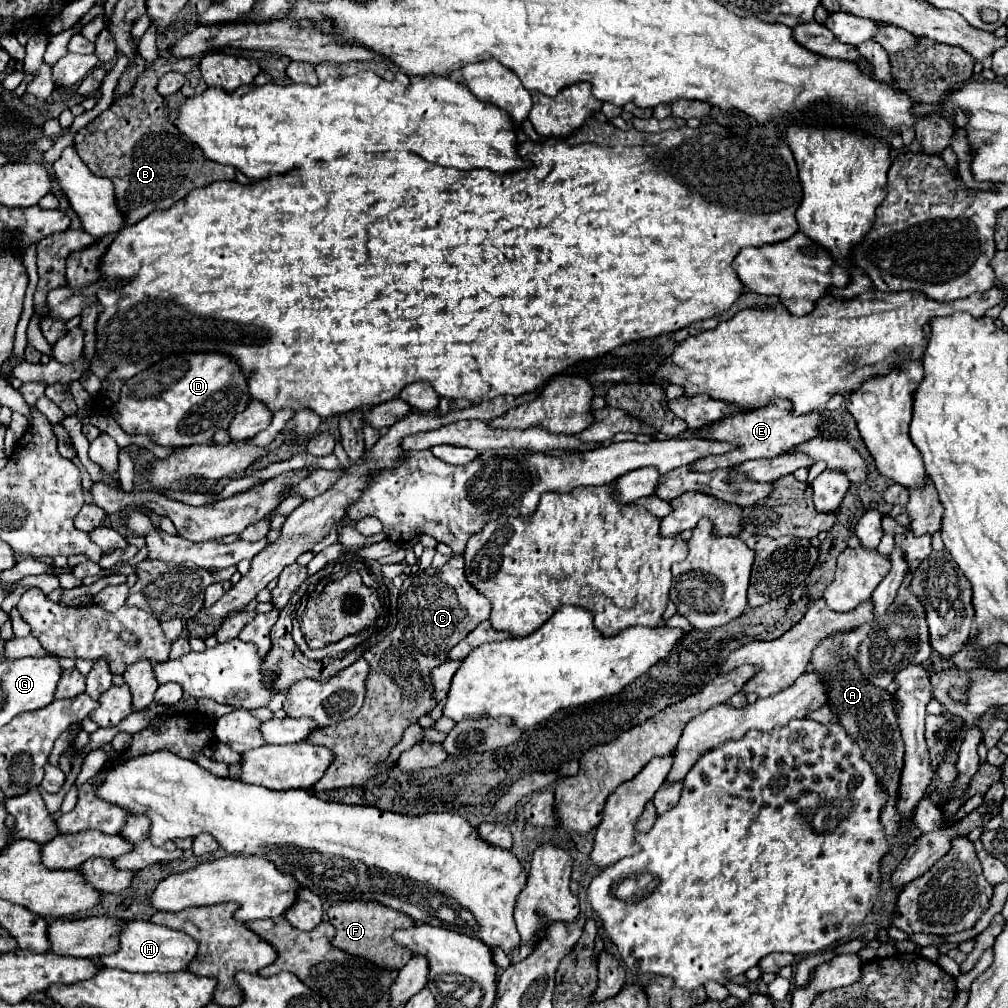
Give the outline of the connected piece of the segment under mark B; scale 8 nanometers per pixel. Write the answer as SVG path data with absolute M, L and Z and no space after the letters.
M159 58L157 62L147 64L147 70L143 72L143 76L139 76L139 80L133 86L133 92L129 96L113 102L109 110L101 112L93 122L83 126L75 134L75 150L77 150L79 158L89 166L89 170L95 176L107 176L113 180L117 206L125 220L125 226L131 226L131 224L143 220L153 210L171 208L177 200L185 198L195 188L203 188L215 180L233 180L235 178L235 168L207 160L203 156L201 148L193 140L183 136L183 132L179 132L179 128L175 128L175 122L169 118L169 108L167 108L163 96L159 96L155 90L159 76L171 71L184 75L198 67L199 63L200 58L185 58L174 63L169 62L167 58Z

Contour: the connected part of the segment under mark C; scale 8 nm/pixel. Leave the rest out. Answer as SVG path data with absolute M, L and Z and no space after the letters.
M451 554L439 568L429 566L405 576L397 610L397 628L363 654L371 668L365 684L367 696L363 708L351 720L321 728L307 738L309 742L327 746L335 752L331 768L327 768L325 776L311 788L313 794L359 786L375 776L373 764L389 756L389 750L401 740L409 724L435 708L437 702L431 698L431 670L443 664L447 652L479 622L489 618L491 604L465 580L463 556Z

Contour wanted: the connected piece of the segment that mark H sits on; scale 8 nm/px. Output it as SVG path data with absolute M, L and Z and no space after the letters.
M123 920L119 926L119 950L99 958L99 962L107 968L119 968L127 972L179 972L187 968L197 952L197 942L185 932L143 920Z

